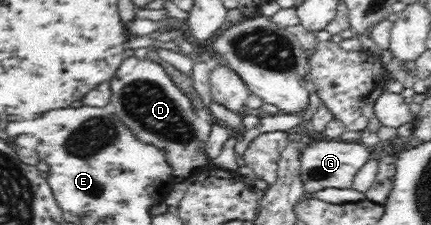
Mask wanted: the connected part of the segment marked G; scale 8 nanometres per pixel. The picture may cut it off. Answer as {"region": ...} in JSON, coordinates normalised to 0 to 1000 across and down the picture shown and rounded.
{"region":[[[726,613],[705,618],[705,640],[705,662],[696,671],[696,791],[710,871],[756,831],[814,831],[826,764],[858,711],[858,667],[821,627]]]}

